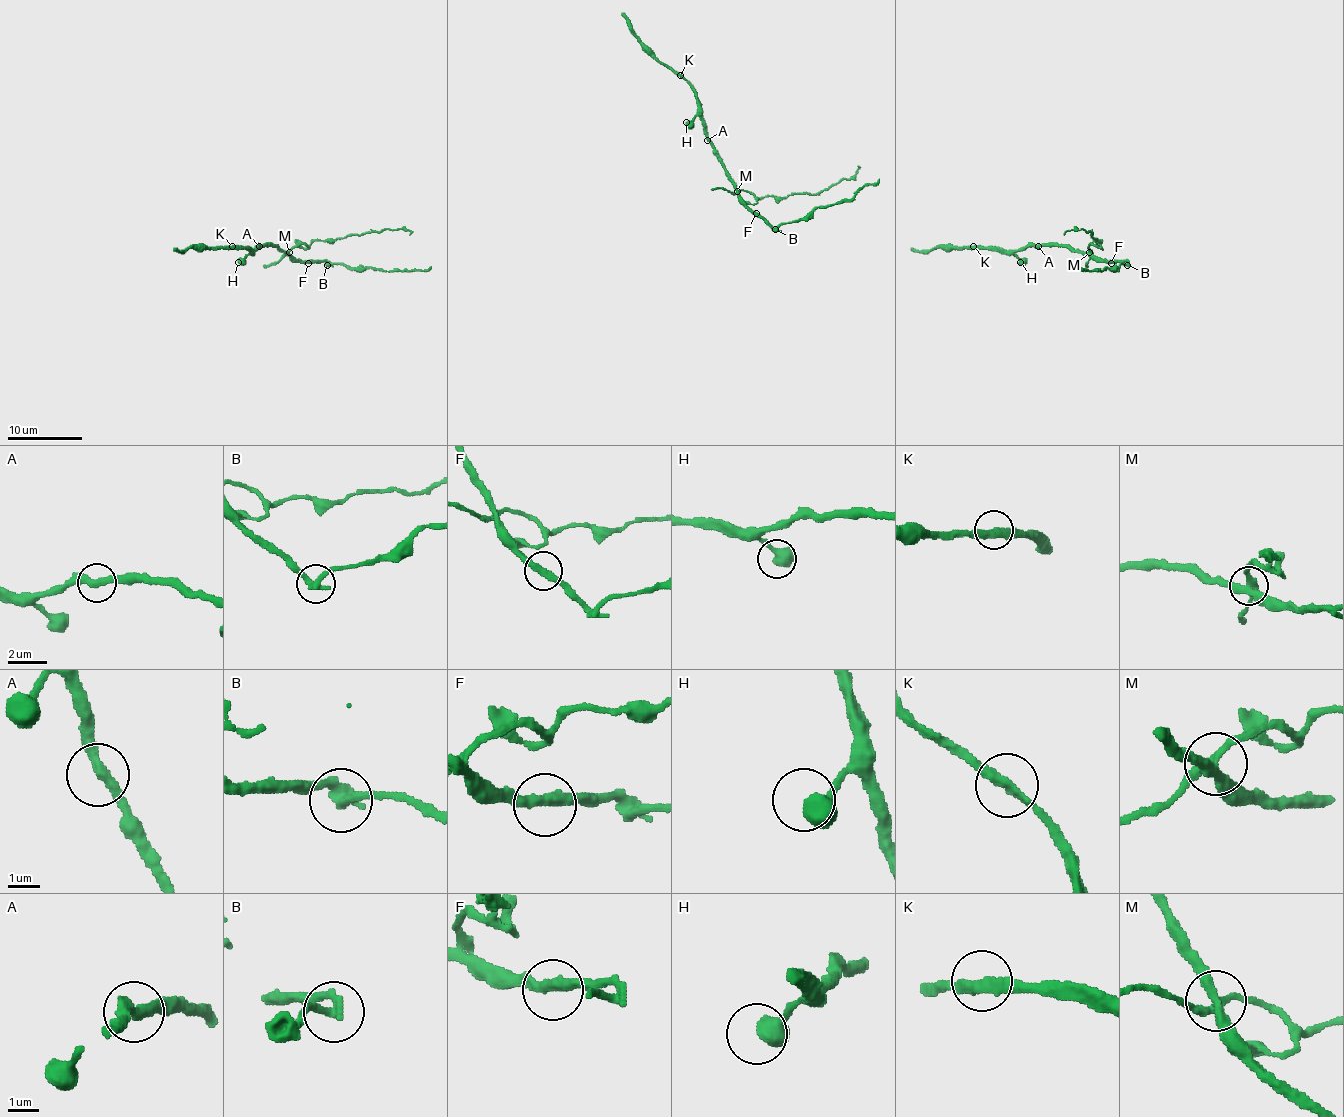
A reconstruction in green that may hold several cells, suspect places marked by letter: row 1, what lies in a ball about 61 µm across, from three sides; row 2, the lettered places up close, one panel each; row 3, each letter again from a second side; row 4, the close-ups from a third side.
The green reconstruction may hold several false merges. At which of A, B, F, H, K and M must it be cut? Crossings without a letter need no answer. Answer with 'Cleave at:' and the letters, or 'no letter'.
Cleave at: B, M

